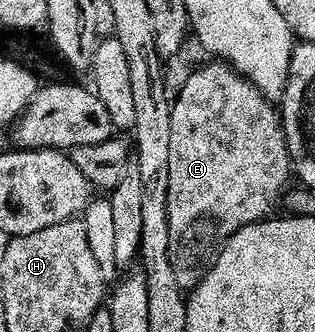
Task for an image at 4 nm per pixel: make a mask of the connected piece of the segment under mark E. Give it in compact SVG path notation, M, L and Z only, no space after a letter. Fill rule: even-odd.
M212 61L209 67L196 71L184 83L180 96L175 96L172 105L172 120L170 121L170 201L168 212L170 213L170 261L174 265L174 277L178 279L178 285L185 293L191 292L204 280L209 267L216 261L223 246L228 240L234 238L239 231L246 229L255 223L263 223L273 214L276 206L281 206L286 192L294 179L292 158L288 152L288 142L284 136L284 125L277 108L269 103L266 96L256 88L250 80L245 79L233 67L223 61Z

